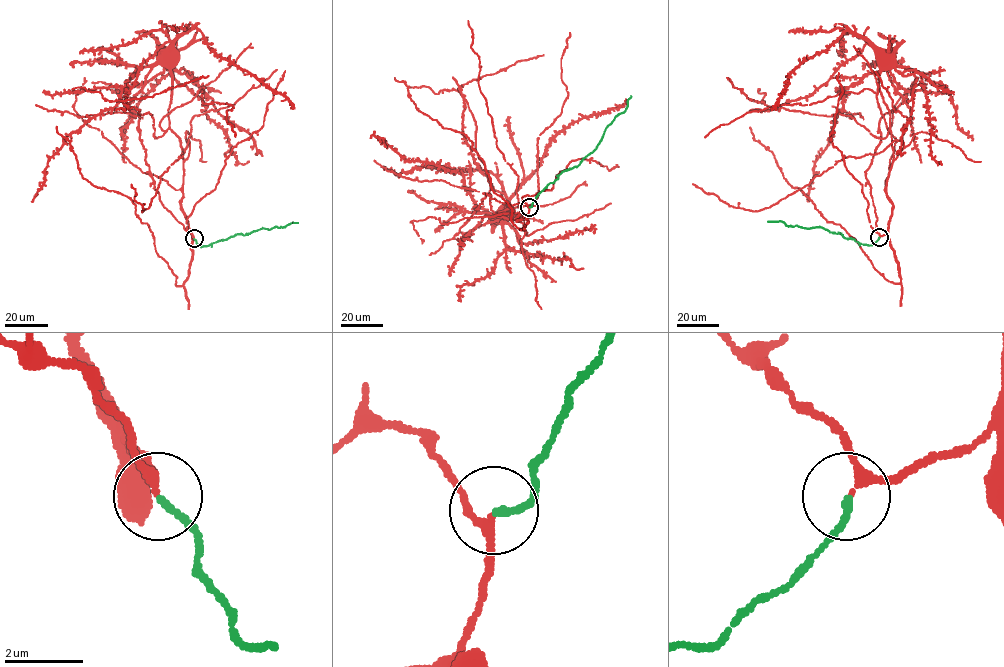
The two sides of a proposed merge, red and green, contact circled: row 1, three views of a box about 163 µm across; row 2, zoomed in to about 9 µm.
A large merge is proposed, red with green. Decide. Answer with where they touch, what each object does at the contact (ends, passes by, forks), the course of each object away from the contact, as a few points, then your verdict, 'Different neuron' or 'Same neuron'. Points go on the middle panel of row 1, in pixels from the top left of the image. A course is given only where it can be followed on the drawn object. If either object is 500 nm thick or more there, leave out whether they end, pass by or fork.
Place: (529, 207). At the ring red passes by. At the ring green ends. Course of red: (529, 207), (526, 215), (517, 220), (518, 214), (518, 221), (504, 218), (506, 208), (510, 207), (508, 210). Course of green: (529, 207), (563, 171), (577, 166), (596, 148), (605, 128), (625, 110), (631, 95). Same neuron

